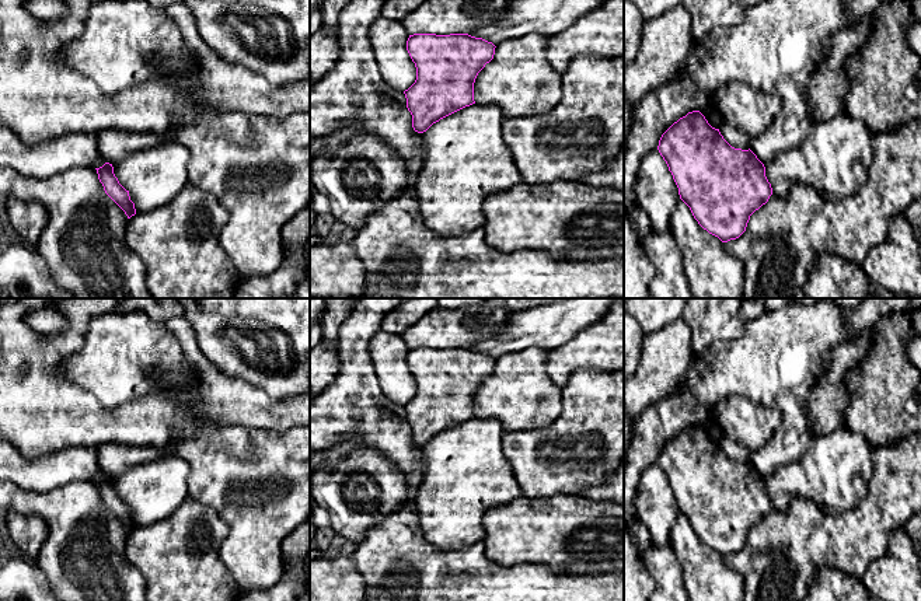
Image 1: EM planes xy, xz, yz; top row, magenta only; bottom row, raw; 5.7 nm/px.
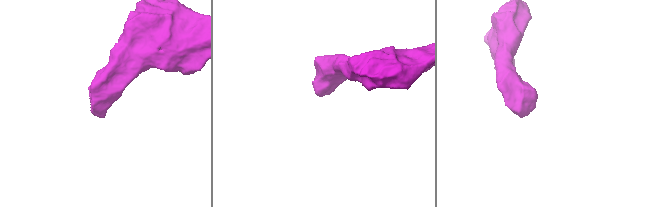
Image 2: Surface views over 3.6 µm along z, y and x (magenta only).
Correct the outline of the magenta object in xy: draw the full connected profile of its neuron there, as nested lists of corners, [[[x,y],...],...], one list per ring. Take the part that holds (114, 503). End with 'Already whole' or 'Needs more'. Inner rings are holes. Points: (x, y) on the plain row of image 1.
[[[105,476],[102,481],[95,483],[105,507],[125,525],[128,532],[135,530],[135,517],[130,514],[129,504],[126,504],[115,490],[112,478]]]. Already whole

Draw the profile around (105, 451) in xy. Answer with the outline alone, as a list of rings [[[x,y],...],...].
[[[226,426],[184,436],[167,453],[122,444],[102,444],[97,453],[101,472],[112,479],[164,455],[184,458],[191,467],[188,497],[213,509],[228,525],[219,555],[241,593],[268,590],[279,583],[282,542],[310,518],[310,426],[289,431]]]

